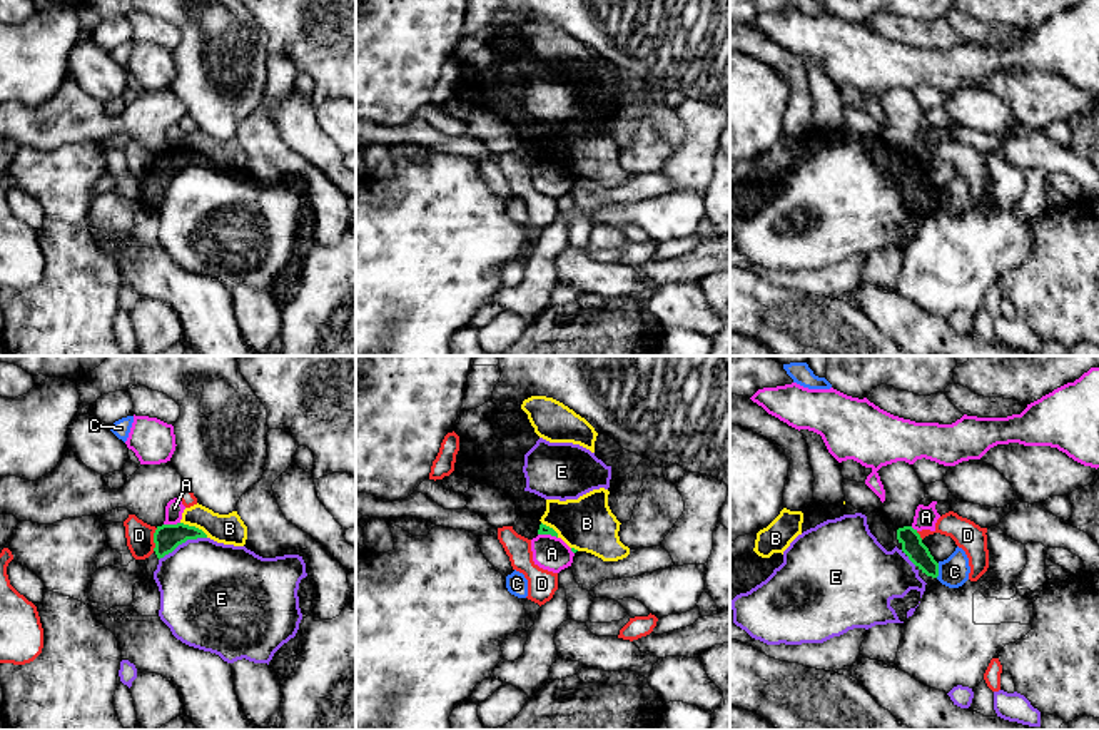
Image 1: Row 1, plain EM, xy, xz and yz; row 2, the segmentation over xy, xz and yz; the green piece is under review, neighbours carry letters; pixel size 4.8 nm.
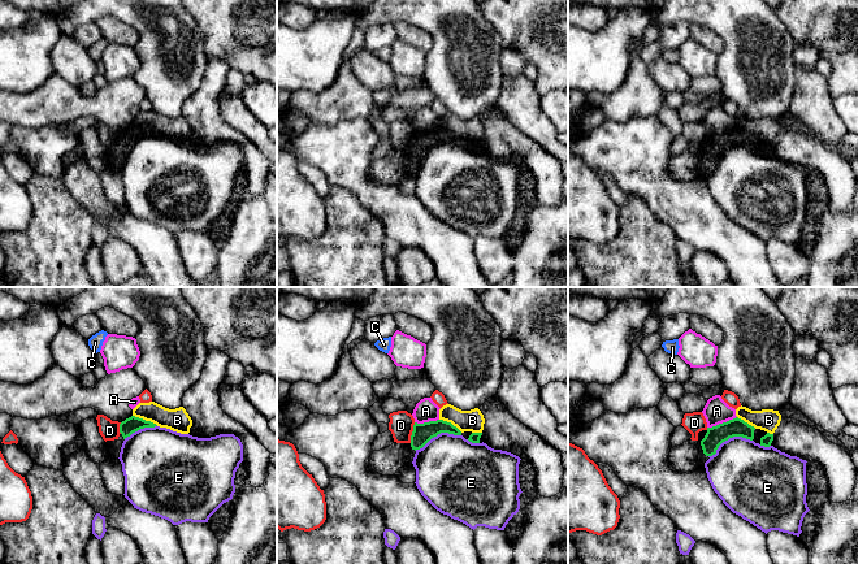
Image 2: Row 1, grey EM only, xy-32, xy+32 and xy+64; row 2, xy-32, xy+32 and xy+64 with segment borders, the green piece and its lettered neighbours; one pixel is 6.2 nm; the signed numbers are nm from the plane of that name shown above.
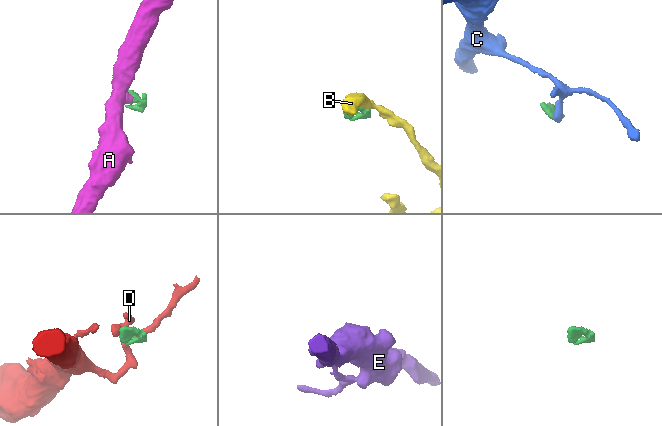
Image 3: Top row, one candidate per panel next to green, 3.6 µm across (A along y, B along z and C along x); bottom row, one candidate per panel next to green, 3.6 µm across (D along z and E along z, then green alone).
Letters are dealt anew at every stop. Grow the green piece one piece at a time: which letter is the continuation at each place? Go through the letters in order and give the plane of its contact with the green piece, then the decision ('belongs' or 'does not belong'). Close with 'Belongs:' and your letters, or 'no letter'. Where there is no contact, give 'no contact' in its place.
A: contact in xy; does not belong
B: contact in xy; does not belong
C: contact in yz; does not belong
D: contact in xy; belongs
E: contact in xy; does not belong
Belongs: D

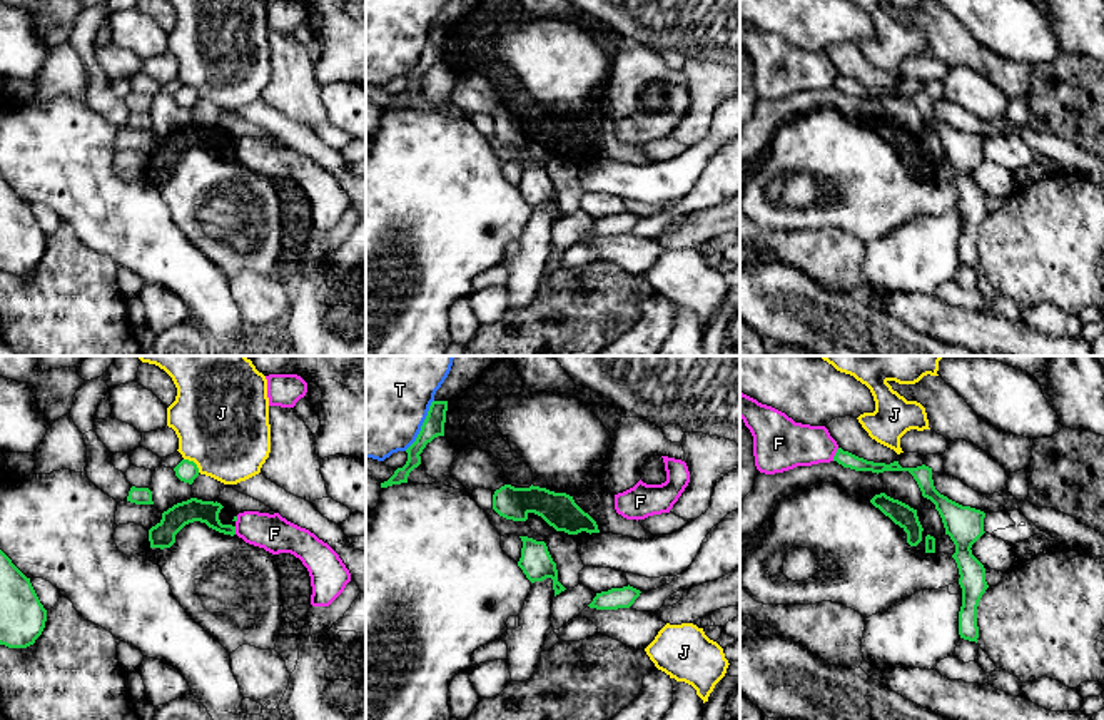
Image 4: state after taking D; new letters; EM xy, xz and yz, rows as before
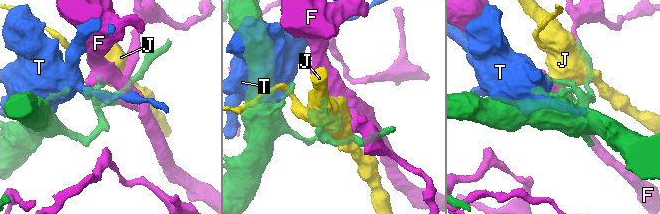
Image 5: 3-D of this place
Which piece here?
F: contact in yz; does not belong
J: contact in xy; does not belong
T: contact in xz; does not belong
Belongs: no letter

